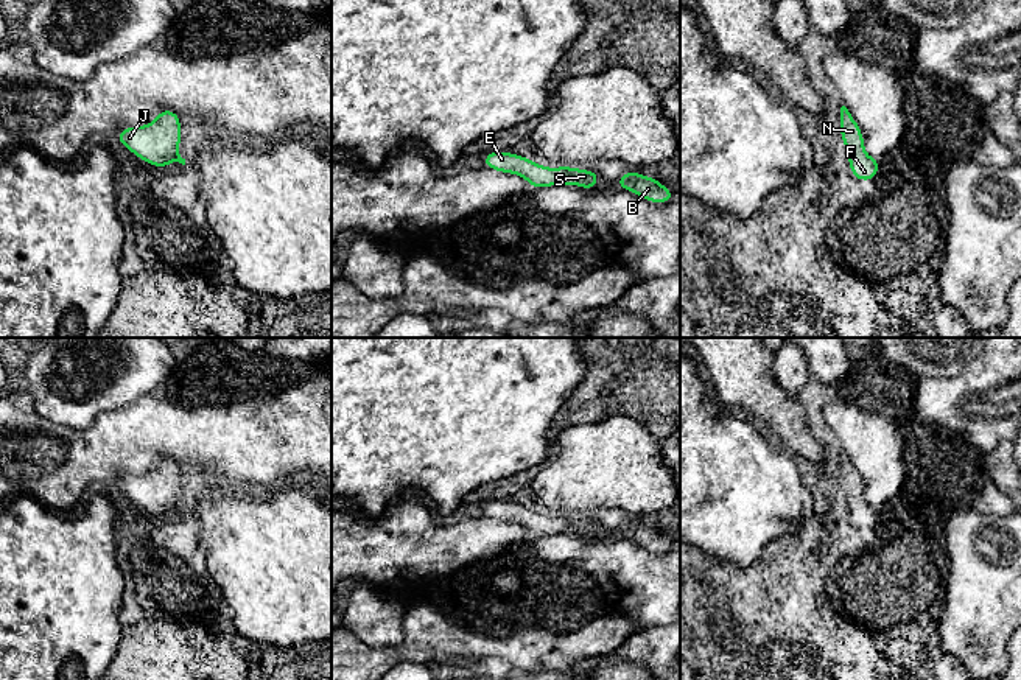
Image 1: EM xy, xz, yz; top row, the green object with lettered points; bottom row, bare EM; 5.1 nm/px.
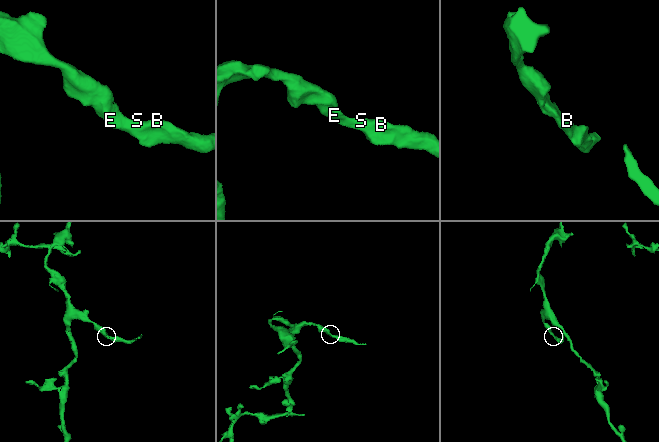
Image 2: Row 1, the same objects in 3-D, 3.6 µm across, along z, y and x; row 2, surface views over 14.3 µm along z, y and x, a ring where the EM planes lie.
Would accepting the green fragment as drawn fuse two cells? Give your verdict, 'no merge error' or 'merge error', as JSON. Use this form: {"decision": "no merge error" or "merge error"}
{"decision": "no merge error"}

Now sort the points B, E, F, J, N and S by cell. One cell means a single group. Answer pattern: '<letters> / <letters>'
B E F J N S

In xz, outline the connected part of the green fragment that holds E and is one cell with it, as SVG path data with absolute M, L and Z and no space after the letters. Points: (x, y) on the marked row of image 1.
M506 151L484 154L484 166L509 174L525 177L532 188L553 185L579 185L585 190L593 190L599 182L599 174L591 170L579 170L573 166L548 168L537 165L529 157L521 157Z

